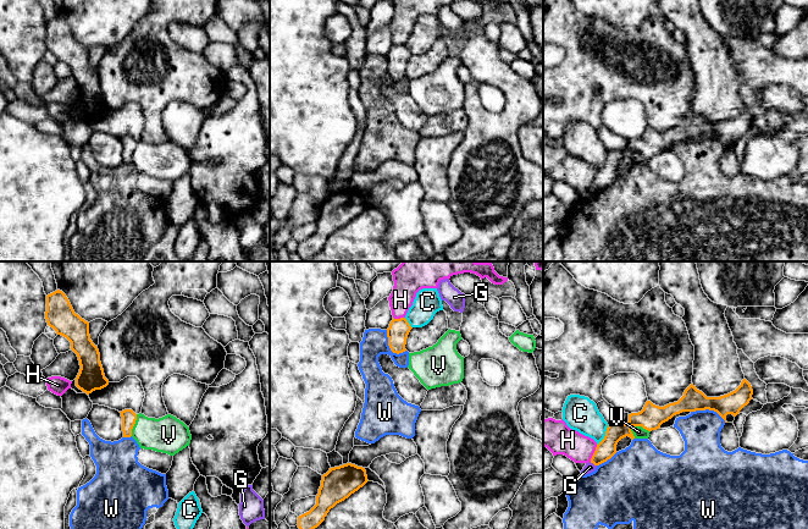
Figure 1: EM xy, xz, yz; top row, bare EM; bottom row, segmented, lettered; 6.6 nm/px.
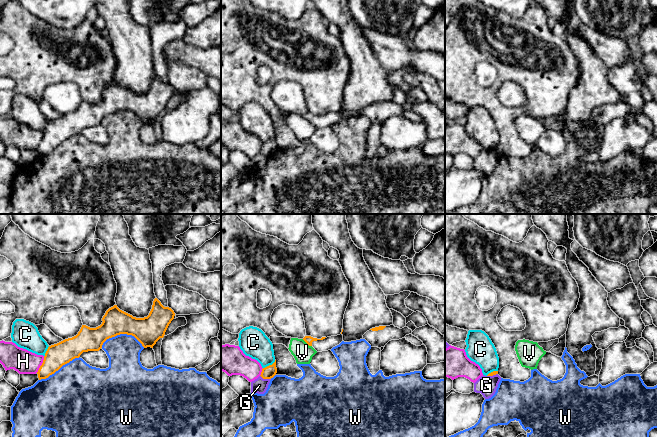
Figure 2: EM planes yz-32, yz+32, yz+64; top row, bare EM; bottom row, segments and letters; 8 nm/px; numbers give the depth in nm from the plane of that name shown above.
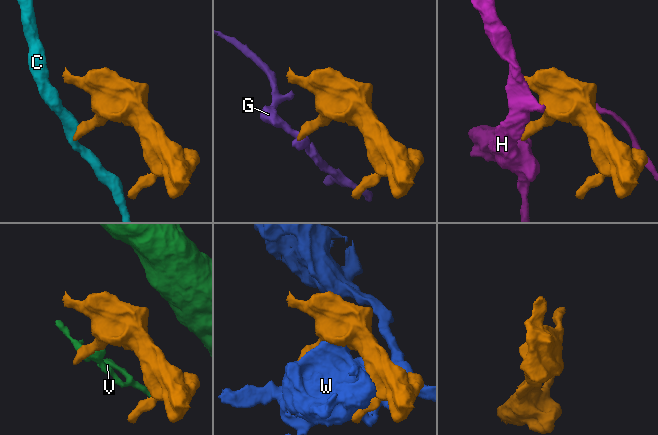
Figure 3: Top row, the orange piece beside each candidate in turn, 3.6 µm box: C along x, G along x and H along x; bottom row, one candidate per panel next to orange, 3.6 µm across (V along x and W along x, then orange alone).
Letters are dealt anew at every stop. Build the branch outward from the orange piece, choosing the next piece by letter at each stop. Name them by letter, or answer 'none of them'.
none of them

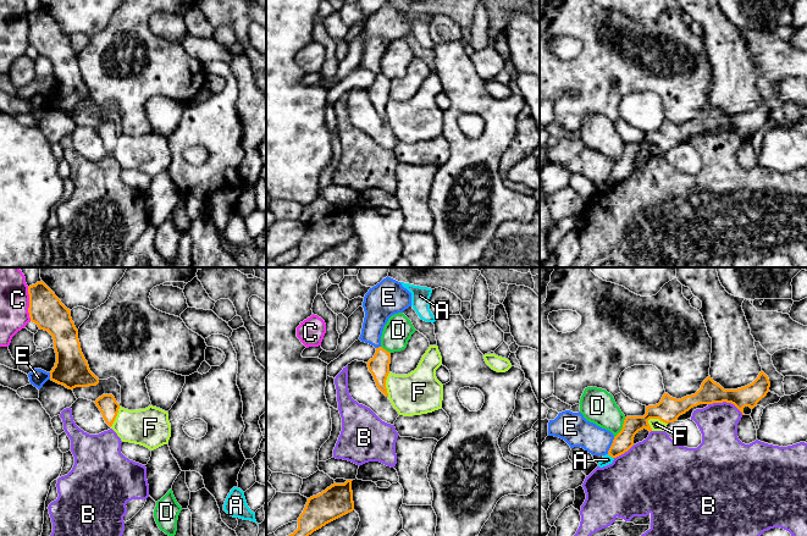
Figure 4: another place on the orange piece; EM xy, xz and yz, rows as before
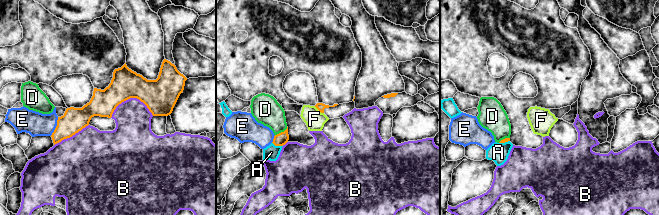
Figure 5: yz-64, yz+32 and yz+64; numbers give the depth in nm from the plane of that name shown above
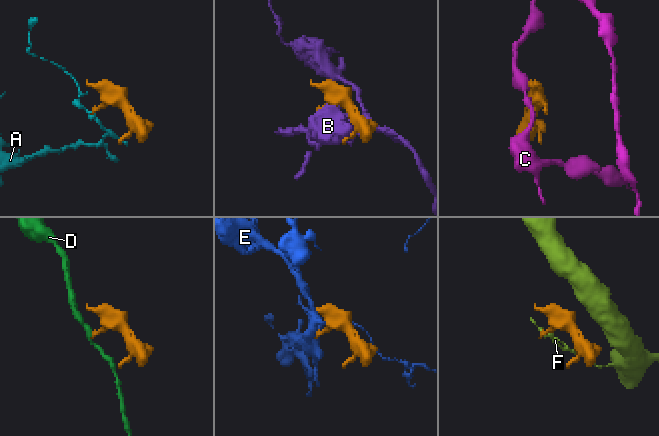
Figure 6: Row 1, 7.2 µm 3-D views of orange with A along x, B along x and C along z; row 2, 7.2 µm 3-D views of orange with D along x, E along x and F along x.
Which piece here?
none of them

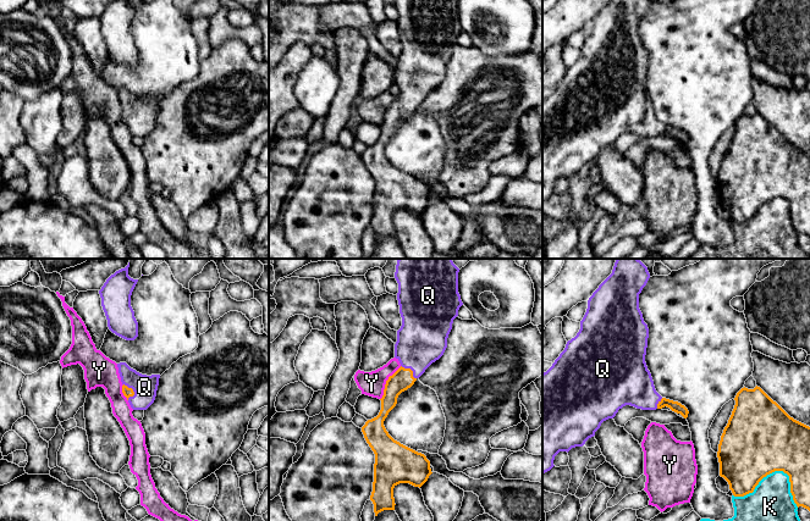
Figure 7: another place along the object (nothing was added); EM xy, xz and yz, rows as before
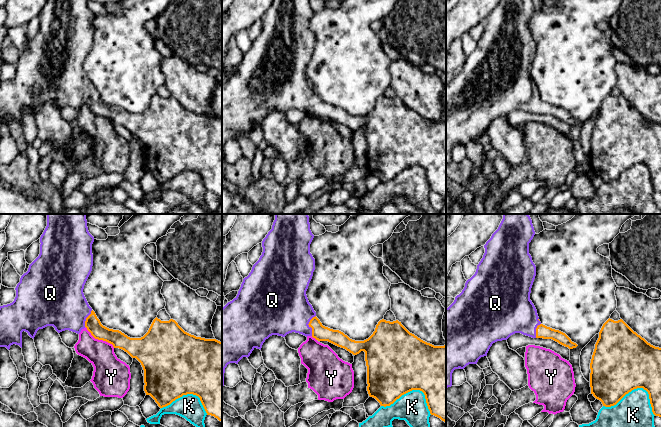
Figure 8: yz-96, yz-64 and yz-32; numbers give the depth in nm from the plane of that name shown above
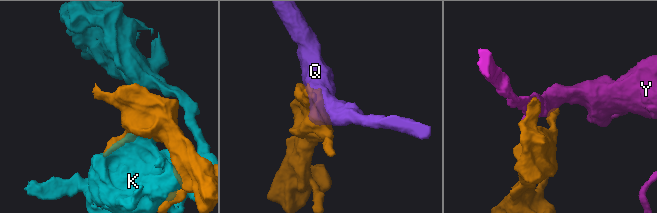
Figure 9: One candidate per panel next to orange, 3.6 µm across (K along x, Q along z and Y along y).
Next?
Q

